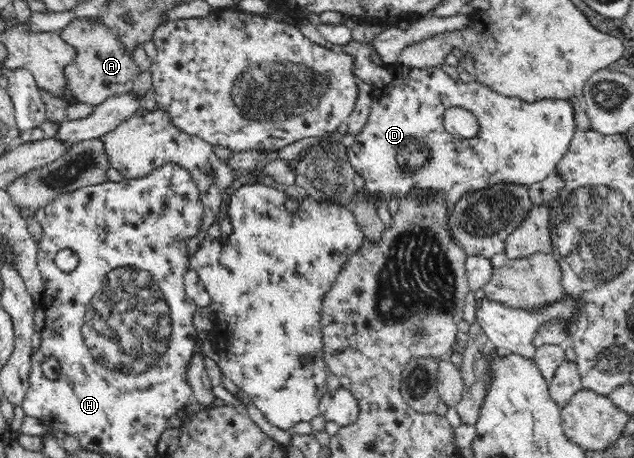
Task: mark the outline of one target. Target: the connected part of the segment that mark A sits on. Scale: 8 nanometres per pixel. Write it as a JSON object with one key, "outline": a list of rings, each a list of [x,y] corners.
{"outline":[[[74,16],[59,32],[62,40],[76,49],[76,56],[64,66],[66,95],[72,95],[75,102],[98,106],[111,96],[133,90],[141,69],[136,65],[132,53],[127,52],[120,39],[98,17]]]}

